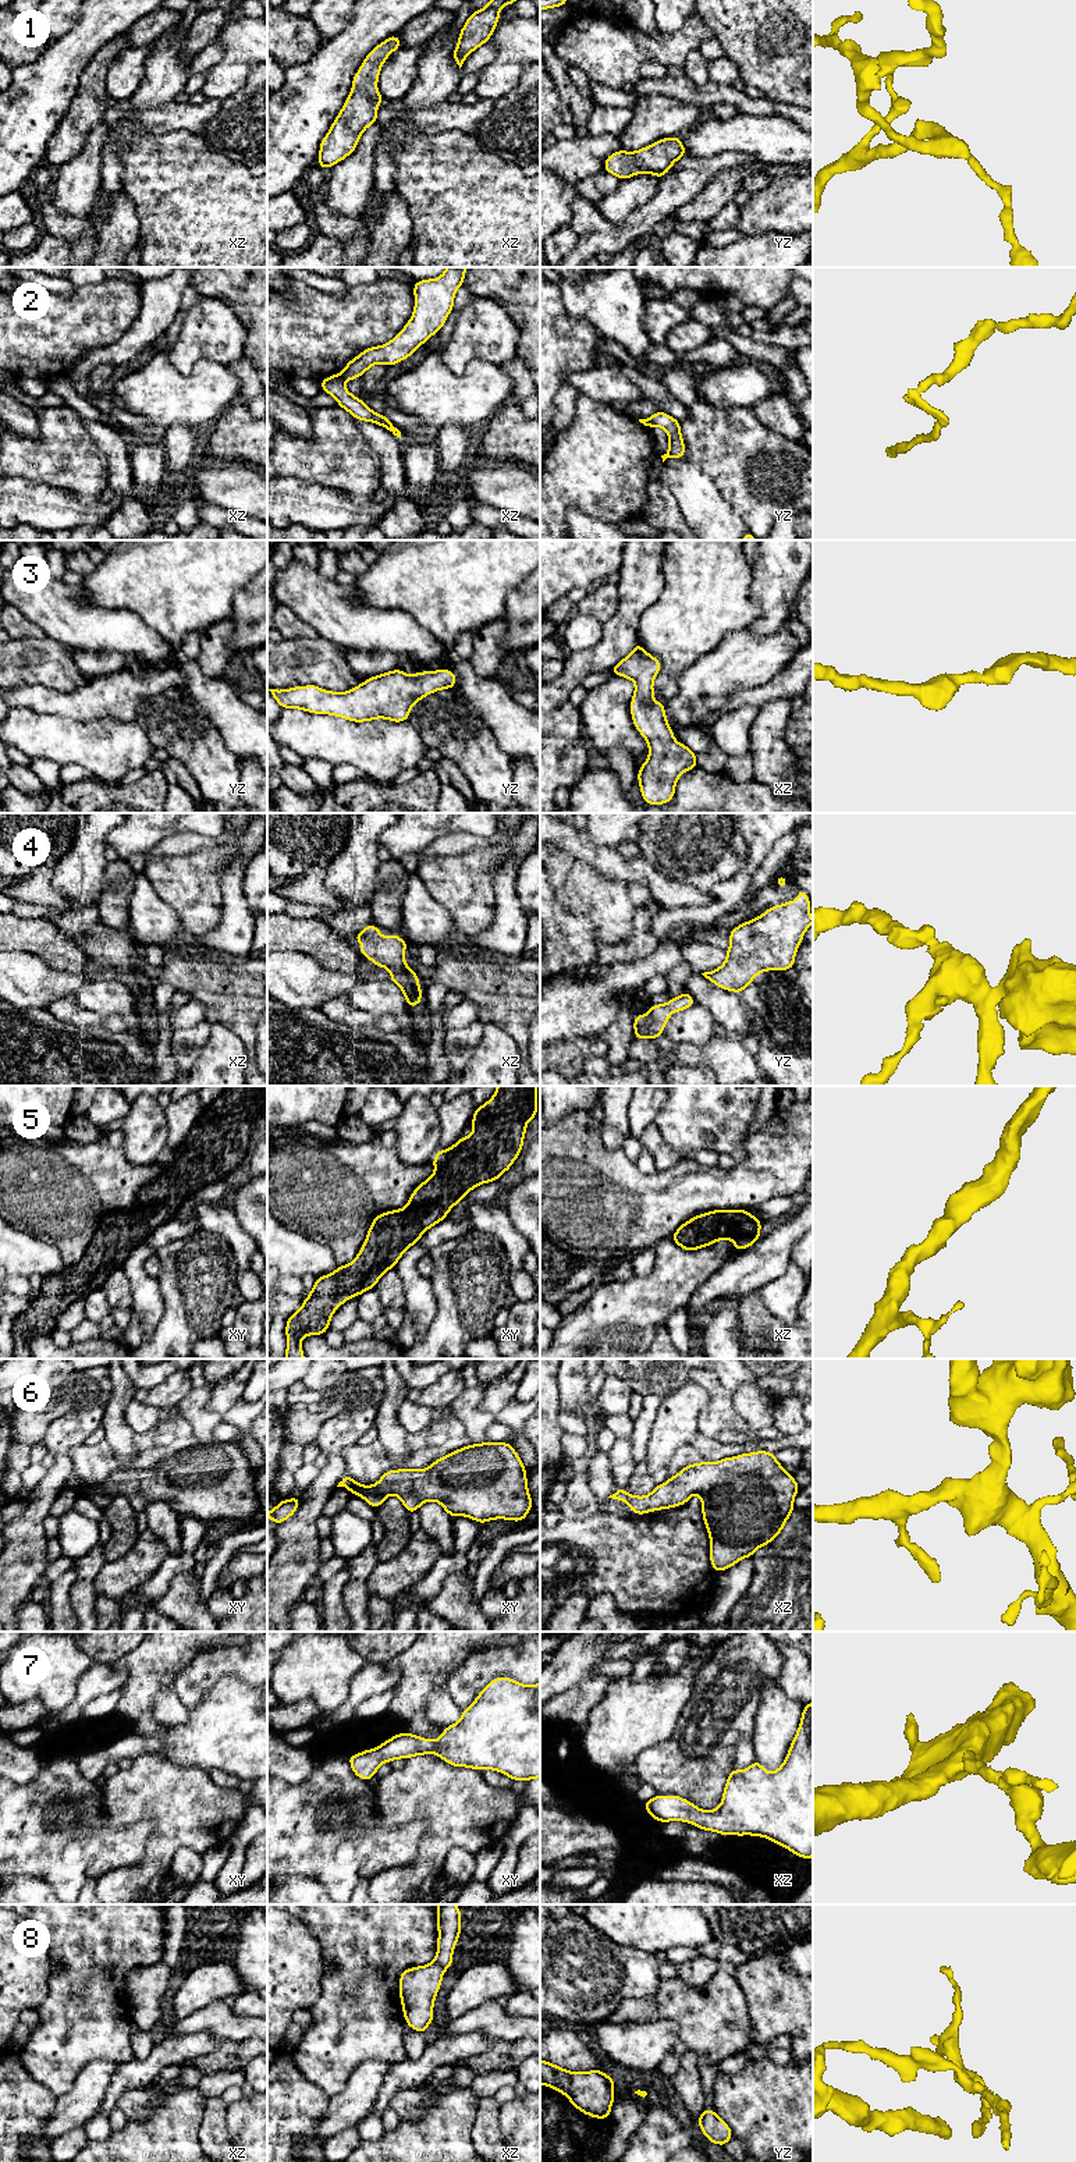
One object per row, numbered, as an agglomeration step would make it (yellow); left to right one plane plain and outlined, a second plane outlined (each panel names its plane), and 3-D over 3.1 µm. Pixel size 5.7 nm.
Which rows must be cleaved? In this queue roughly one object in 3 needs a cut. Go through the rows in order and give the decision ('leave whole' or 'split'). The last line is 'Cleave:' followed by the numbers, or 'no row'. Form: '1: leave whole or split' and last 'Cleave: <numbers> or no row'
1: leave whole
2: split
3: leave whole
4: leave whole
5: leave whole
6: leave whole
7: leave whole
8: split
Cleave: 2, 8

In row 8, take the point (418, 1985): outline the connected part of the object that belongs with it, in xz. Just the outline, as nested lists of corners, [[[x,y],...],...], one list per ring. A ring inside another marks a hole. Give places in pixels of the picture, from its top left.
[[[436,1962],[426,1966],[411,1967],[399,1975],[399,1998],[404,2017],[409,2028],[426,2034],[426,2027],[434,2020],[433,2005],[441,1985],[444,1968]]]

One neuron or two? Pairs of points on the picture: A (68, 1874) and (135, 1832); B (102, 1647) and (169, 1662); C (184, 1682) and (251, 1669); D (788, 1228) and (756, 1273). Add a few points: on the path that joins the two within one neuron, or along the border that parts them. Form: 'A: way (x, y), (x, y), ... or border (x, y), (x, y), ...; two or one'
A: way (85, 1857), (95, 1848), (119, 1848); one
B: border (138, 1646), (112, 1662); two
C: way (201, 1675), (208, 1668), (234, 1668); one
D: way (781, 1239), (763, 1261); one

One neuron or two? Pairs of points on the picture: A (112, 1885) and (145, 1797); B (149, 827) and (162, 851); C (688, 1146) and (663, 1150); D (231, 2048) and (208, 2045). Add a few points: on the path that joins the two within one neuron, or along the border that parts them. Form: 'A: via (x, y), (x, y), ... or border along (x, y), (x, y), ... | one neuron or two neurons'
A: via (137, 1875), (160, 1850), (162, 1823) | one neuron
B: border along (191, 834), (170, 834), (145, 855) | two neurons
C: border along (654, 1122), (661, 1138), (684, 1158) | two neurons
D: border along (213, 2034), (216, 2048), (212, 2052), (188, 2061) | two neurons

